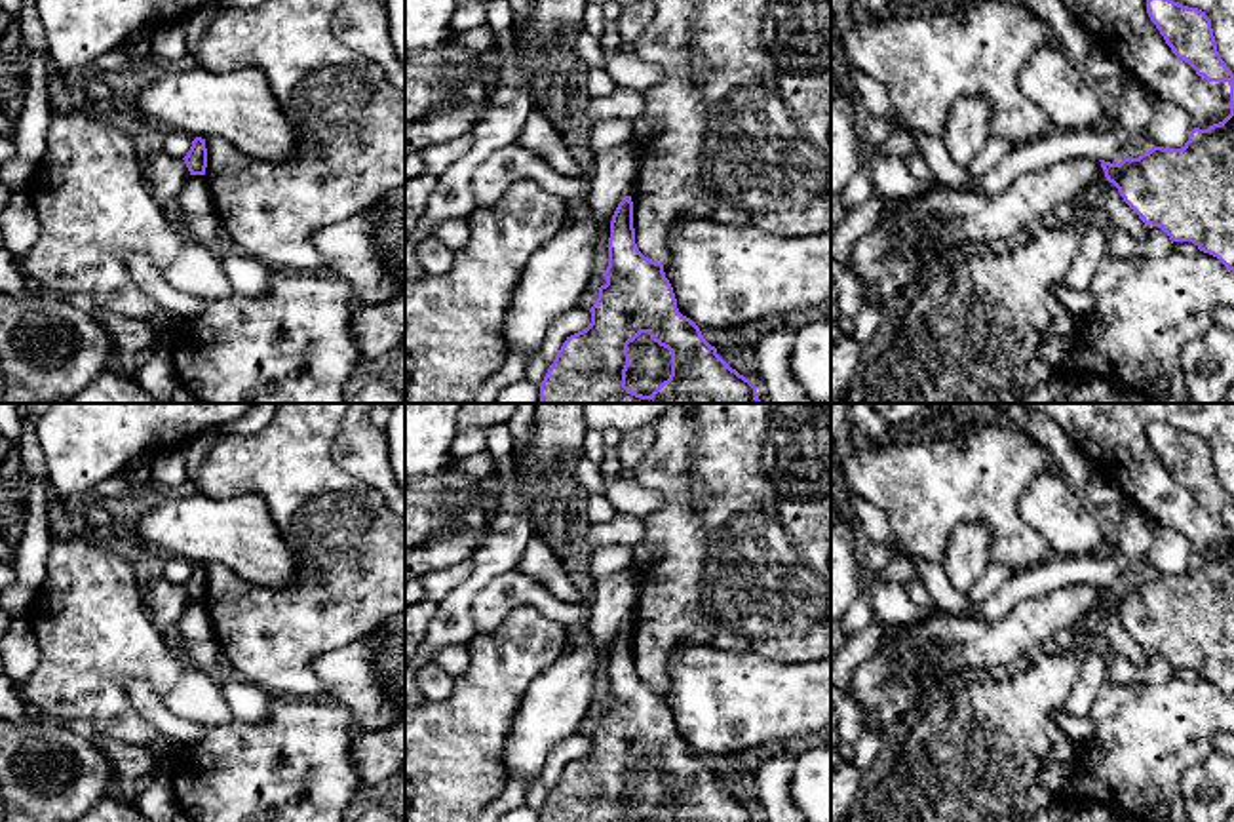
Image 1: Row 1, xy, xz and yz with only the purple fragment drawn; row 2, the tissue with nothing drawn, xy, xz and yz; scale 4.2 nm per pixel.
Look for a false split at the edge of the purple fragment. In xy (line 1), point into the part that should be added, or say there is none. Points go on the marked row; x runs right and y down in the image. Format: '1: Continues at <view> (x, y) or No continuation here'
1: No continuation here

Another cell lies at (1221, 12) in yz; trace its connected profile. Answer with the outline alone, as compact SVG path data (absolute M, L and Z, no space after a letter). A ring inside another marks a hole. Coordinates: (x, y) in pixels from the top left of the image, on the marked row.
M1173 0L1202 10L1211 19L1217 51L1234 74L1234 0Z

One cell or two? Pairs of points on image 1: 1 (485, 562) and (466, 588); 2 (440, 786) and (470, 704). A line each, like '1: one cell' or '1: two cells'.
1: one cell
2: one cell

